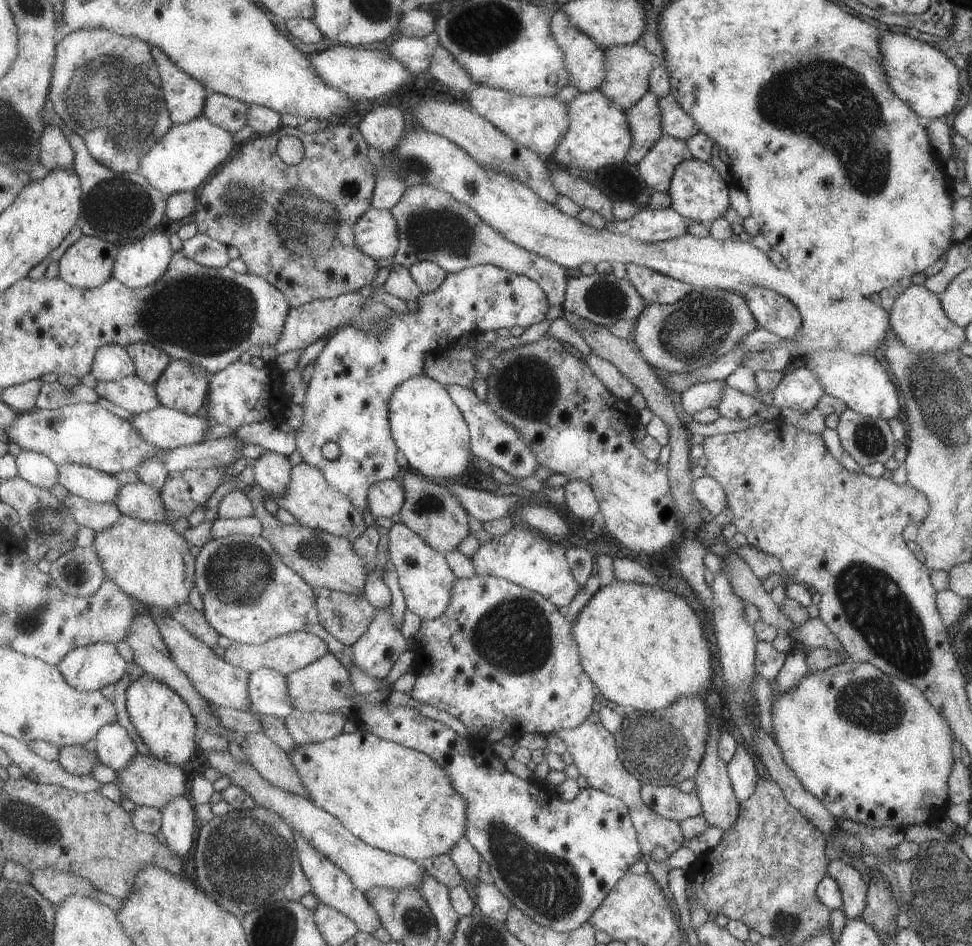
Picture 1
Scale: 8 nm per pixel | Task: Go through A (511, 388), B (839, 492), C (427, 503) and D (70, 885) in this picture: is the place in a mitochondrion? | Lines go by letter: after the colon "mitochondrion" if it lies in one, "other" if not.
A: mitochondrion
B: other
C: mitochondrion
D: other

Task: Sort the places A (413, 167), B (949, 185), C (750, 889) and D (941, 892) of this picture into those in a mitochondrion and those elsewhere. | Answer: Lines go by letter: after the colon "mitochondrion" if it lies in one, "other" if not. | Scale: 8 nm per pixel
A: mitochondrion
B: other
C: other
D: mitochondrion

